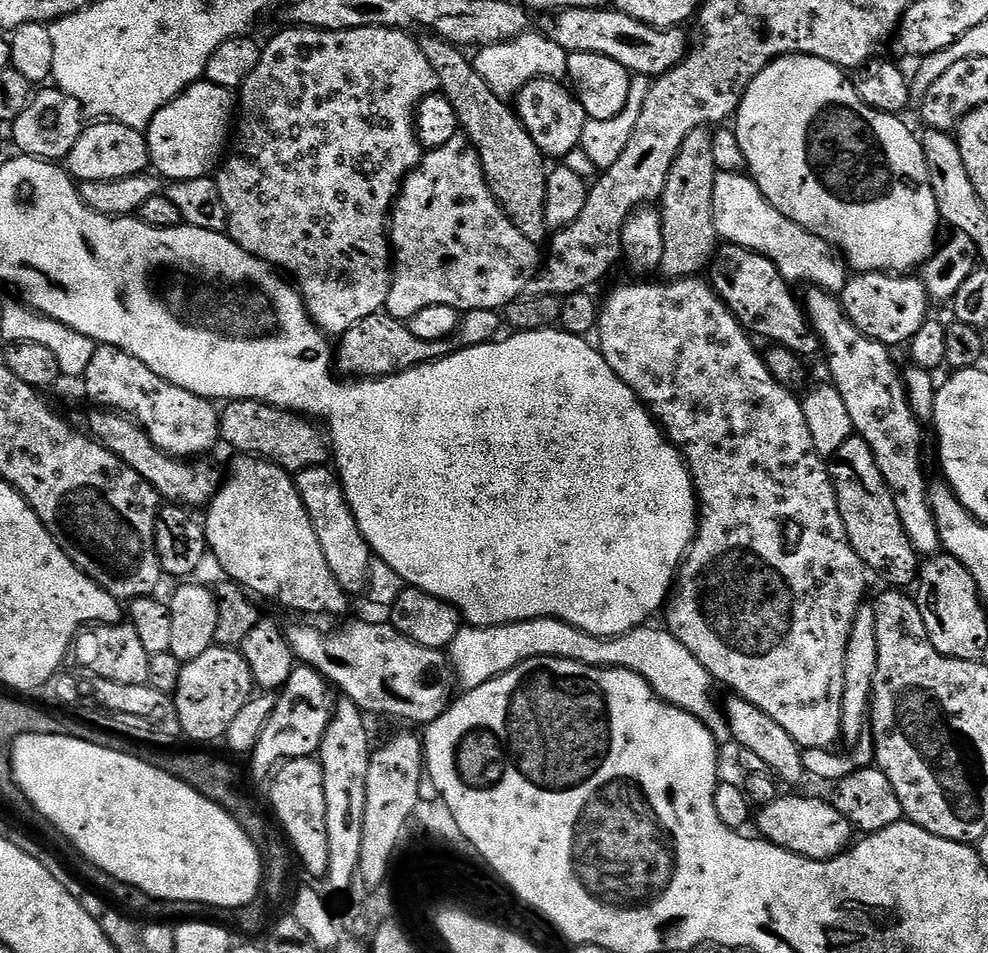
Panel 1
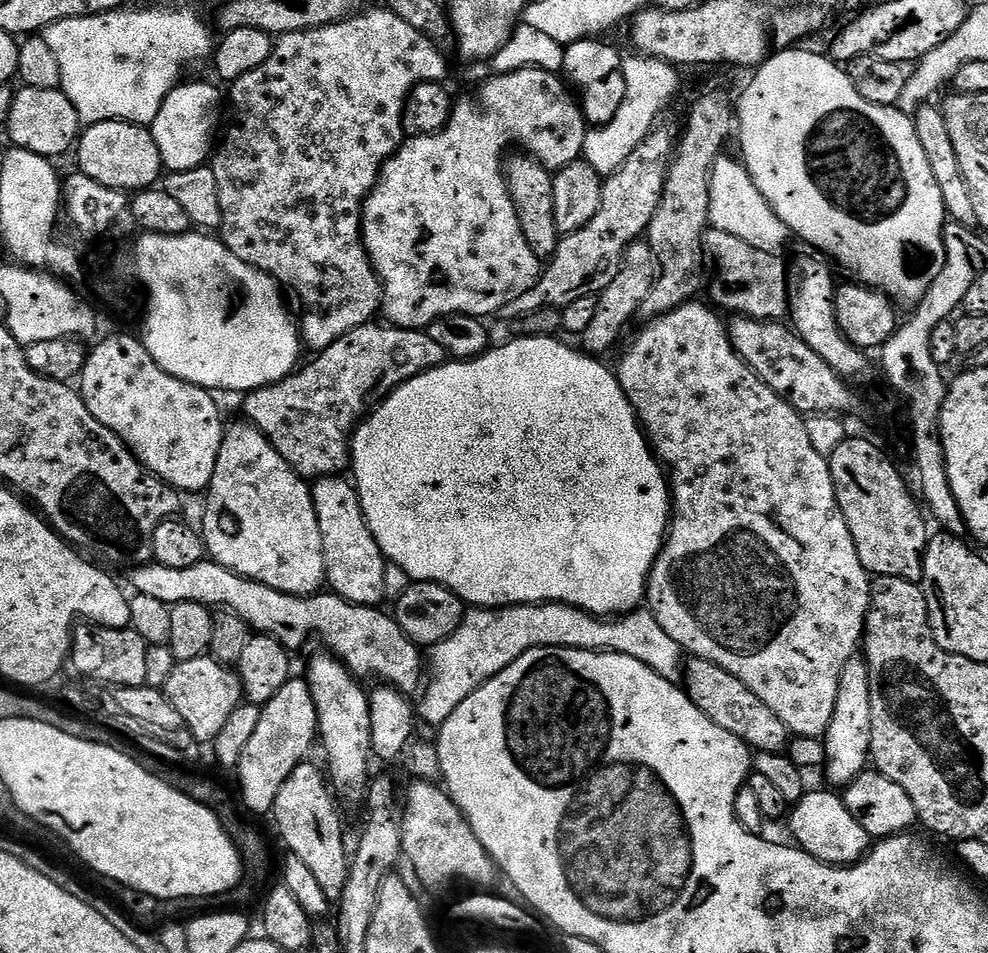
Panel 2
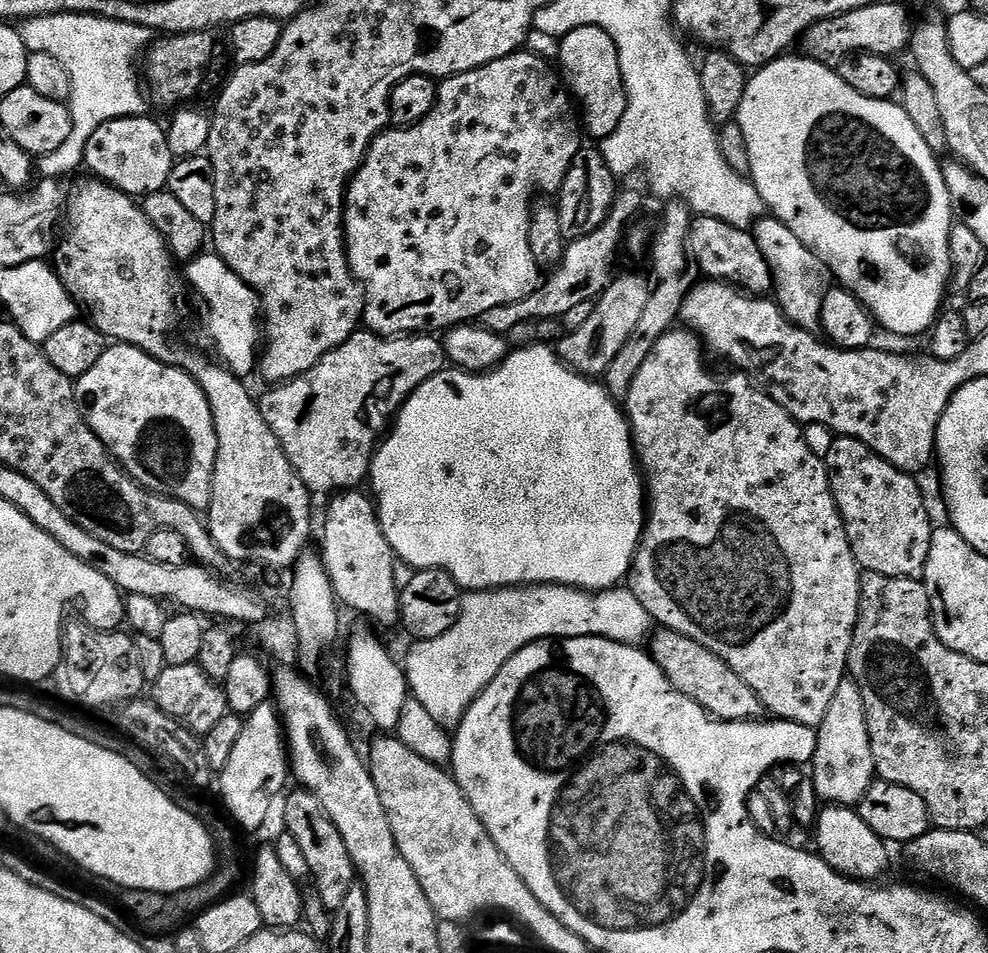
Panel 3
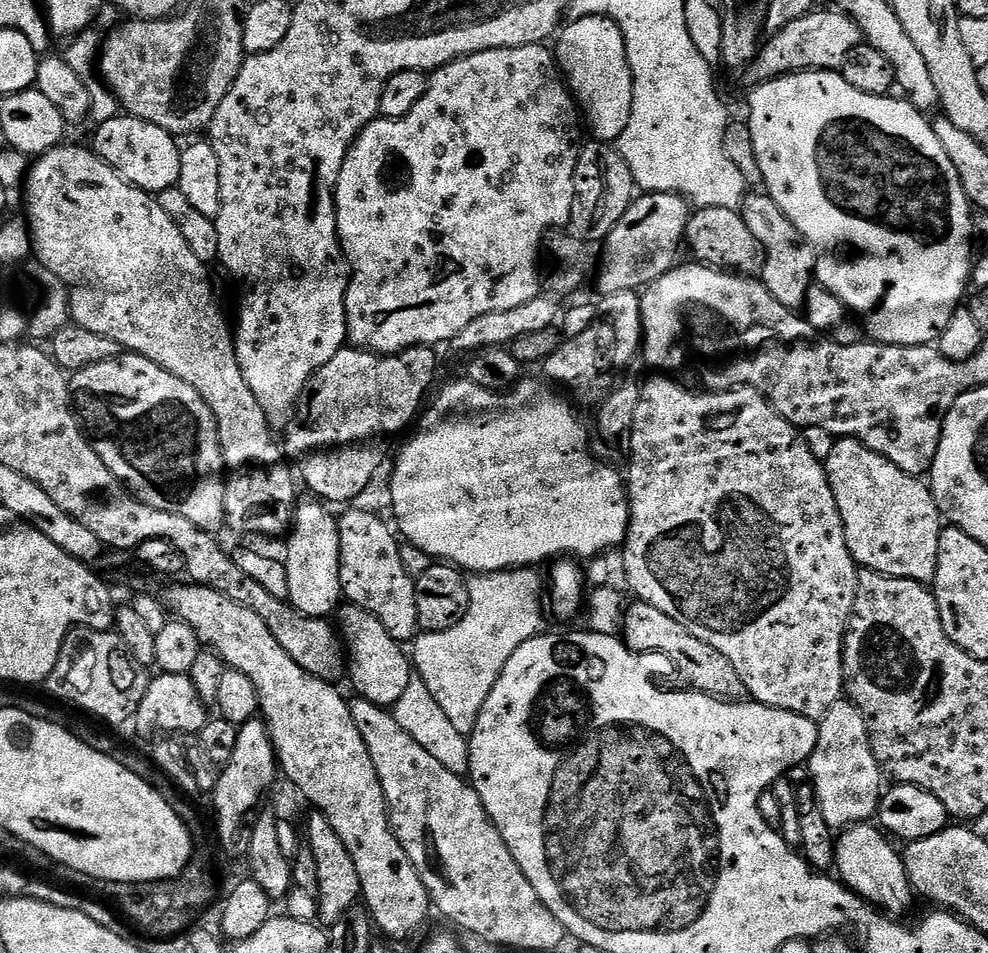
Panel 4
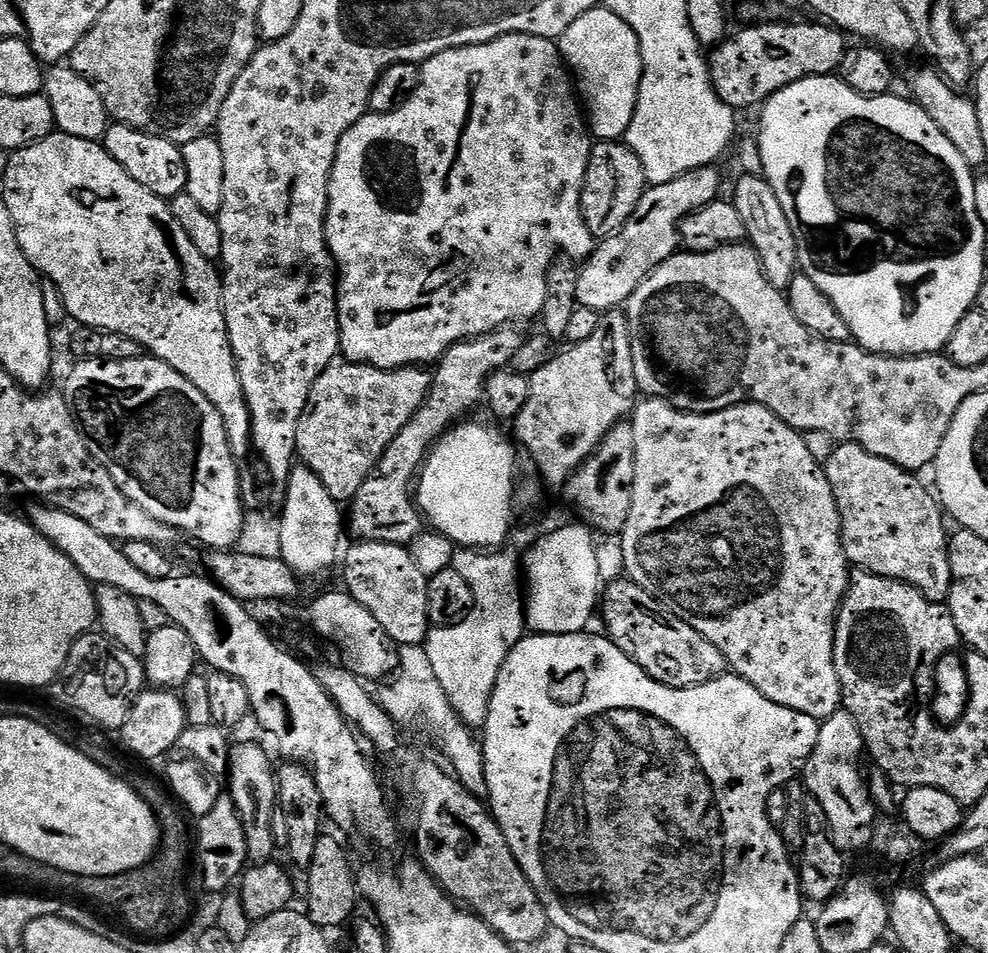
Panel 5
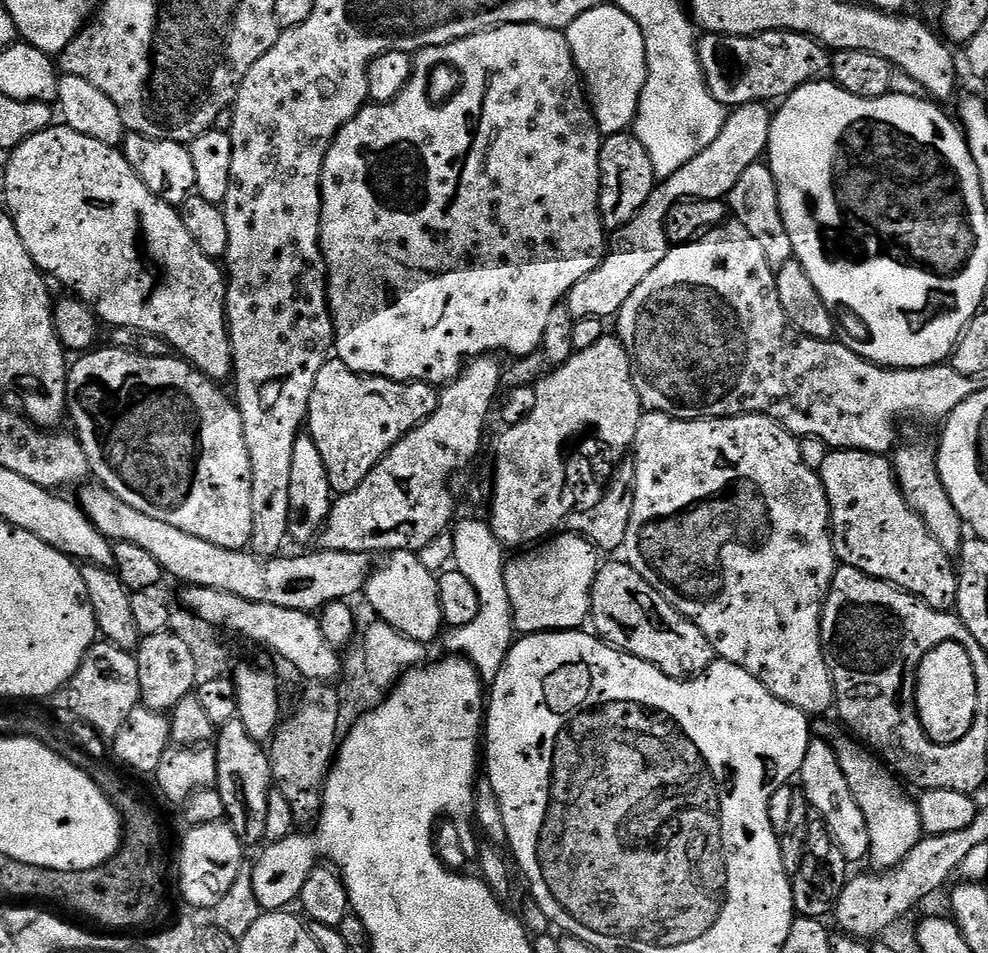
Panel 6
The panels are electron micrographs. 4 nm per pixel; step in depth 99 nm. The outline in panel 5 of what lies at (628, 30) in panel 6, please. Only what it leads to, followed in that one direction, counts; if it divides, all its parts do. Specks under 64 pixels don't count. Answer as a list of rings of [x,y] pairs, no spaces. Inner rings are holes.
[[[606,6],[591,8],[559,38],[560,55],[574,77],[589,129],[597,141],[627,137],[644,67],[634,30]]]

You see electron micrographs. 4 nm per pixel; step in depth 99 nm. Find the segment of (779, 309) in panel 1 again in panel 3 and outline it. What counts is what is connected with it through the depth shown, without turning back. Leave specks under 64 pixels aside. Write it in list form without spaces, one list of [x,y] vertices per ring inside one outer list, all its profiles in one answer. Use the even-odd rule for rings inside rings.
[[[696,216],[690,226],[688,254],[695,267],[708,275],[705,277],[709,281],[727,282],[757,298],[773,291],[772,271],[766,258],[762,258],[762,250],[758,250],[758,242],[749,229],[730,226],[717,216]]]

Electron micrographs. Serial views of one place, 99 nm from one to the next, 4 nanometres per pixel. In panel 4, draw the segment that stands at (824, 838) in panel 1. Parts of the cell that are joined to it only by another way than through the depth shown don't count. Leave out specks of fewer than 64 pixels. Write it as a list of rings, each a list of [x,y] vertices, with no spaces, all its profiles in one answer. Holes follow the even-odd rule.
[[[865,822],[843,829],[836,840],[835,871],[839,879],[857,896],[867,900],[879,911],[893,917],[903,917],[903,912],[914,901],[912,883],[908,881],[903,855],[896,852],[897,845],[879,827]]]

